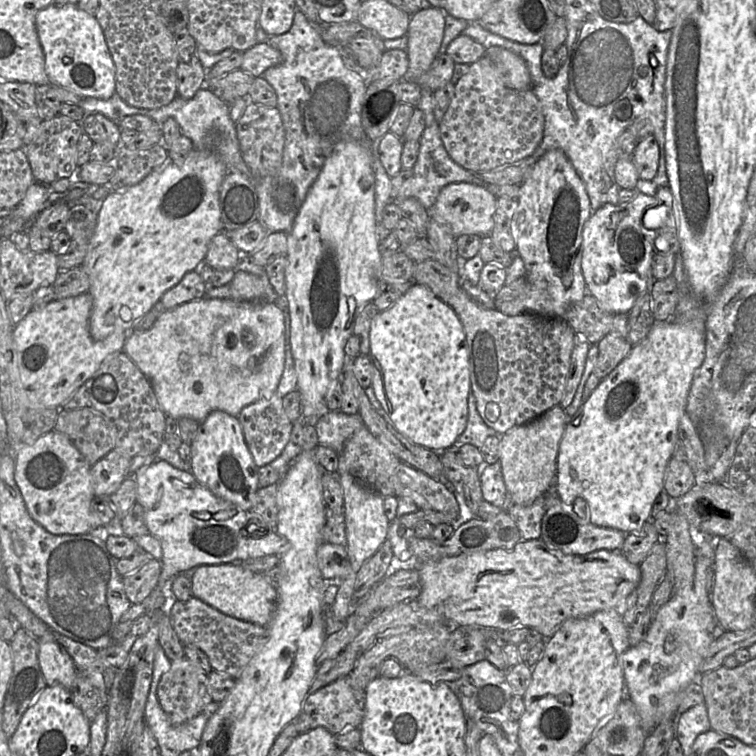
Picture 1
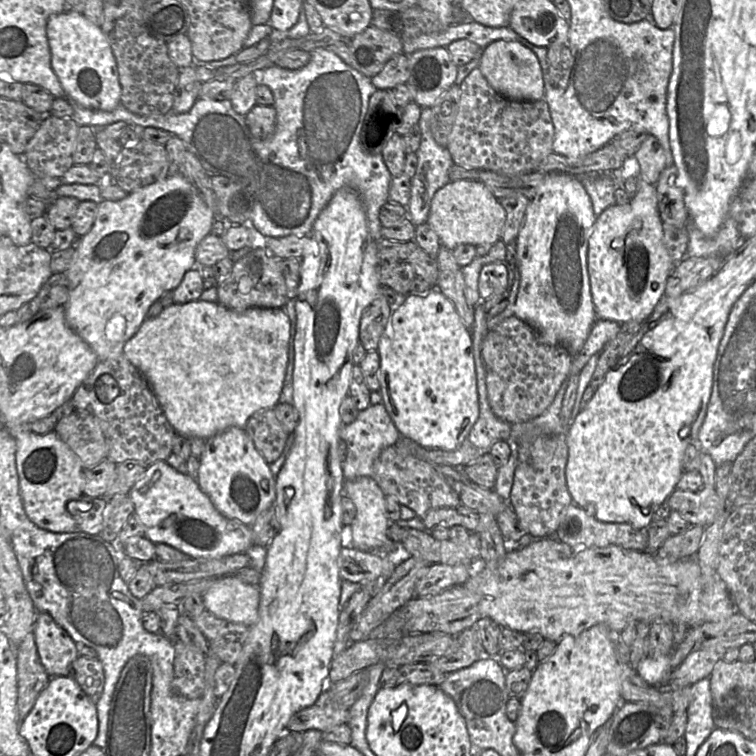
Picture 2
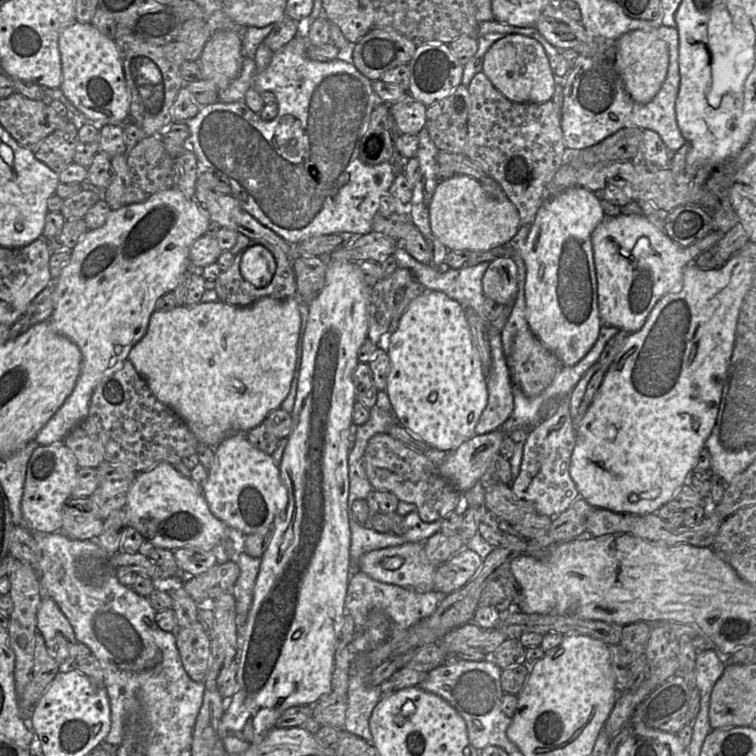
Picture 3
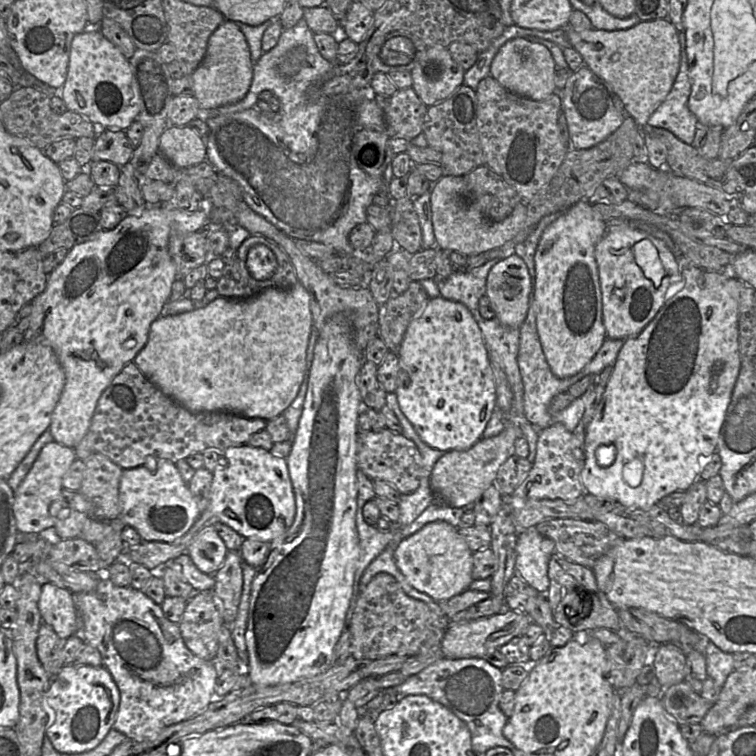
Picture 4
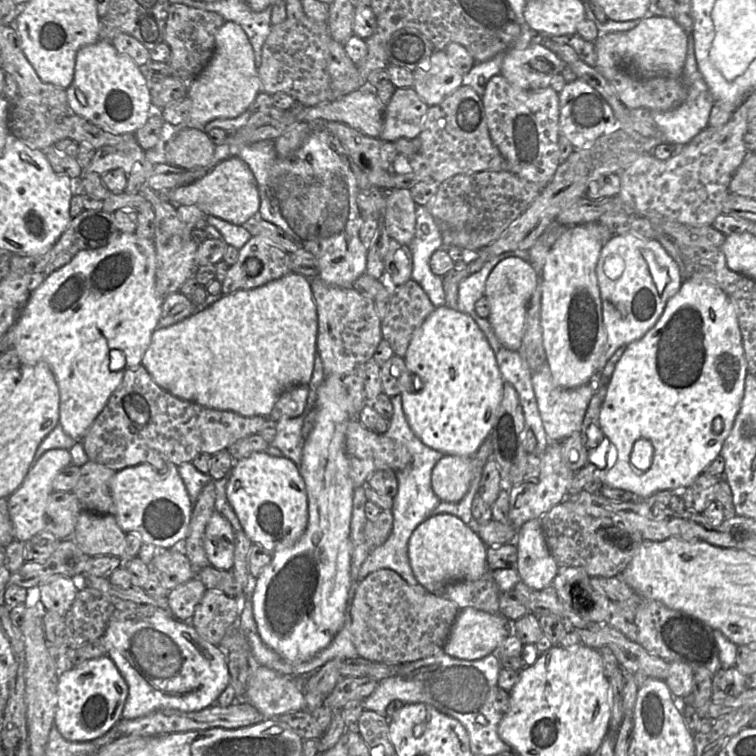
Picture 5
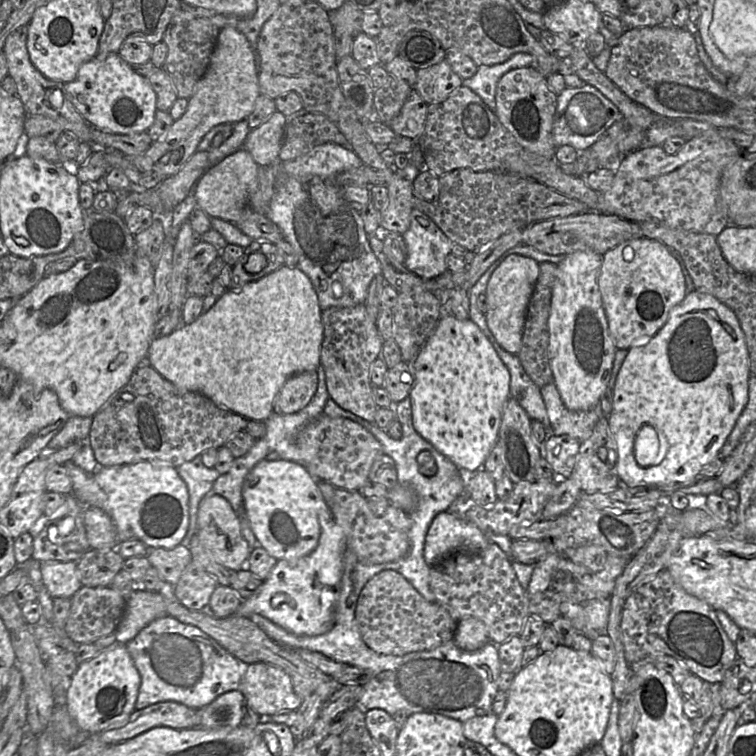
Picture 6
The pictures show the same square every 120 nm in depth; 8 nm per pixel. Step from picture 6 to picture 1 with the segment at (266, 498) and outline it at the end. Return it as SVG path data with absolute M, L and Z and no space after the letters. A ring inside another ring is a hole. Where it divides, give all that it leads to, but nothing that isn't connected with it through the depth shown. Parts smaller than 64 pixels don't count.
M222 410L212 411L200 423L197 434L190 444L190 450L191 472L197 481L209 488L217 497L244 511L250 511L259 489L259 467L247 447L238 417Z

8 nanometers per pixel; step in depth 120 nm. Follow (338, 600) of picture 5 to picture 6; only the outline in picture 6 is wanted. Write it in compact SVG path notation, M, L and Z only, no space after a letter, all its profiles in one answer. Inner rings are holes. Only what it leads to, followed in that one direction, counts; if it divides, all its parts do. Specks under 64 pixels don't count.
M332 517L321 527L316 548L296 562L277 560L257 591L240 603L233 615L256 613L296 635L315 636L328 632L334 624L335 606L343 575L346 537Z

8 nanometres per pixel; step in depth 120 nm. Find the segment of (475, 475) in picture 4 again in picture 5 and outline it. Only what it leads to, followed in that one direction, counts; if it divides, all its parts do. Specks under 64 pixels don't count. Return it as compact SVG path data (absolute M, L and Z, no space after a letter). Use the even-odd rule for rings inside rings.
M444 454L431 472L431 486L442 502L458 502L472 479L472 457Z

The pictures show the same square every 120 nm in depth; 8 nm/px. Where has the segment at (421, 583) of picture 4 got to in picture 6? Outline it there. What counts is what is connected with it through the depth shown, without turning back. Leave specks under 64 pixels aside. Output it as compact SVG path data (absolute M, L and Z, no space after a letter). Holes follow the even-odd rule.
M446 511L438 513L430 523L423 555L429 565L434 565L457 552L476 553L488 545L485 534L476 525Z

